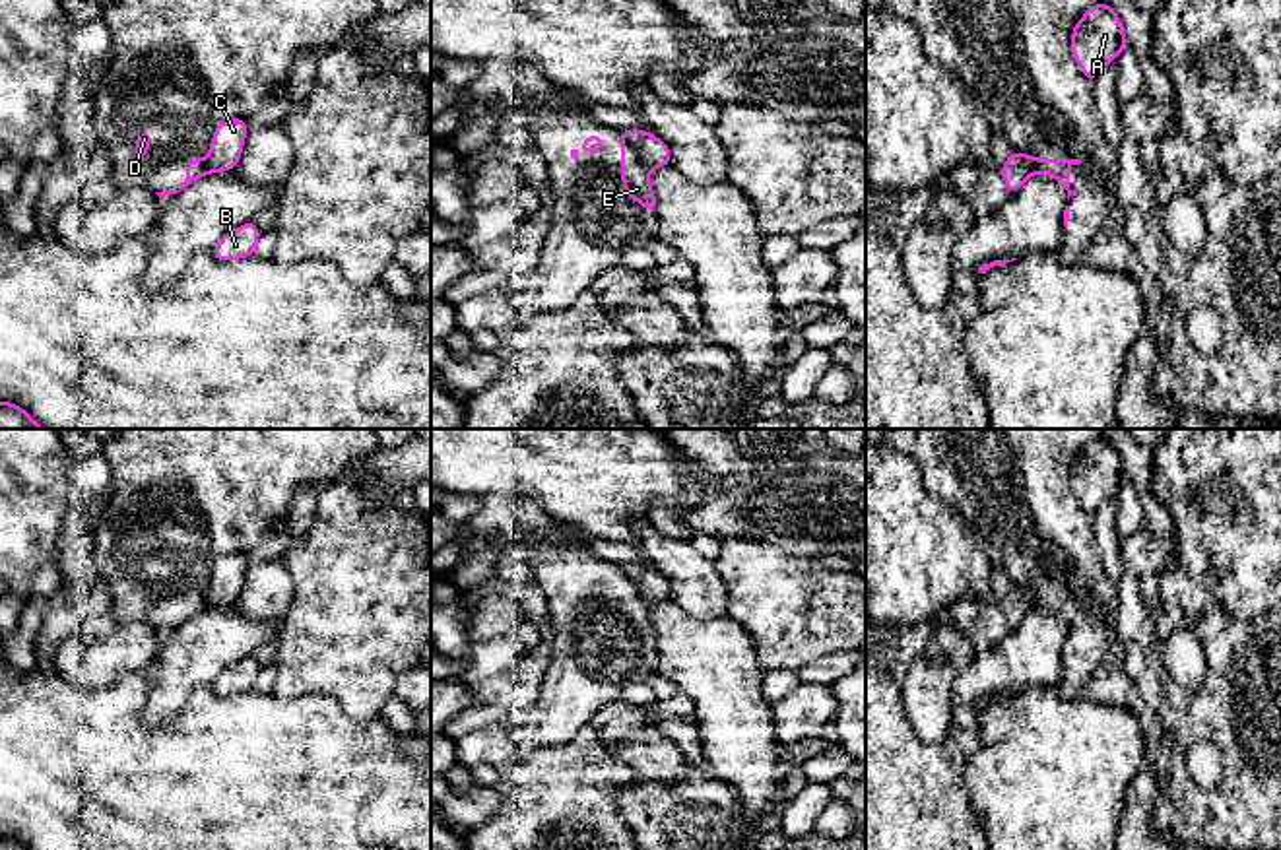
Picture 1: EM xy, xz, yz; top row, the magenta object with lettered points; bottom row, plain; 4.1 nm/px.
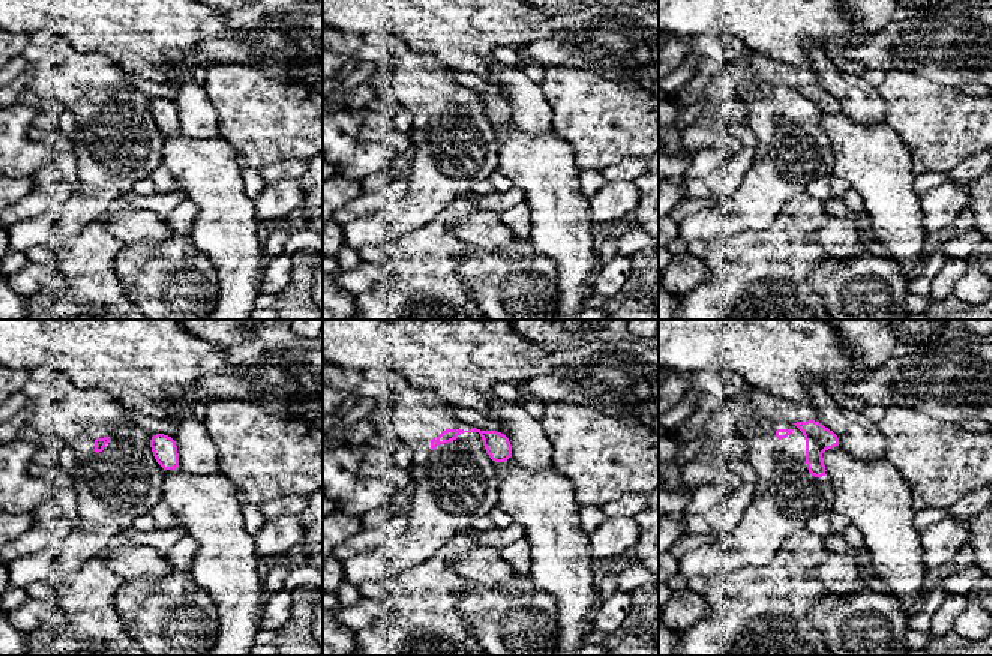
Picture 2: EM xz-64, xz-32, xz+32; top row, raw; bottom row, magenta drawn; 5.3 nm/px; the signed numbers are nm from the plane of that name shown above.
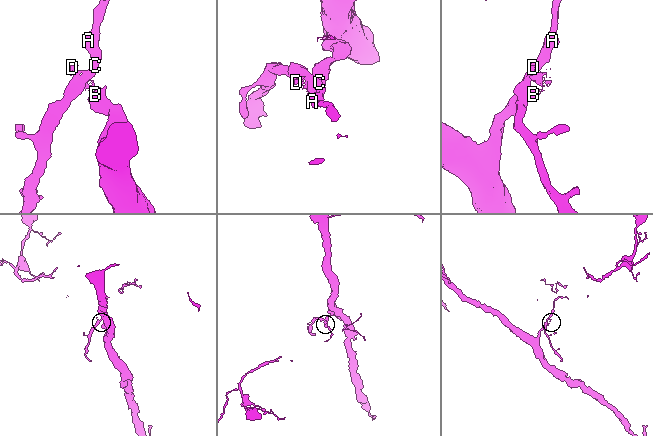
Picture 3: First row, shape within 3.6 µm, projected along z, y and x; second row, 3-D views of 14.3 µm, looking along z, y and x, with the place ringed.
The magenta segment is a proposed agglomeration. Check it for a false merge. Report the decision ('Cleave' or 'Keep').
Cleave

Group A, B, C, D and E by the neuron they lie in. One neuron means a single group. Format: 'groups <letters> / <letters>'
groups A C / B D E

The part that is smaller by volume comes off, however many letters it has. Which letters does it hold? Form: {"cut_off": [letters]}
{"cut_off": ["A", "C"]}

